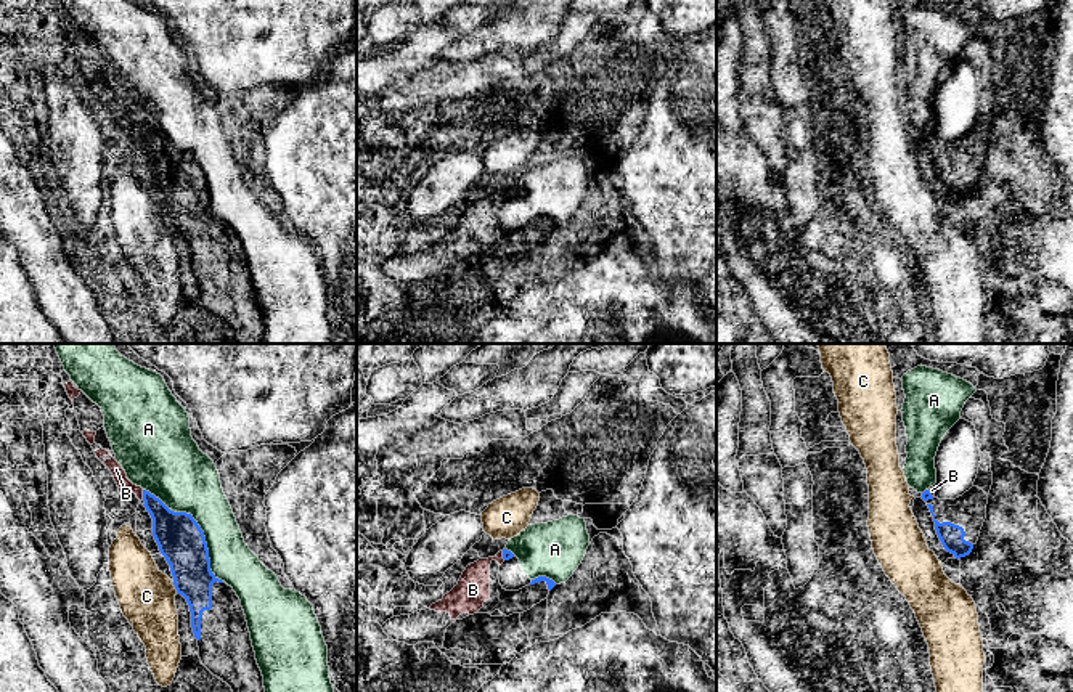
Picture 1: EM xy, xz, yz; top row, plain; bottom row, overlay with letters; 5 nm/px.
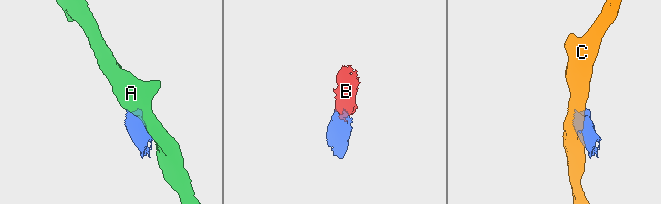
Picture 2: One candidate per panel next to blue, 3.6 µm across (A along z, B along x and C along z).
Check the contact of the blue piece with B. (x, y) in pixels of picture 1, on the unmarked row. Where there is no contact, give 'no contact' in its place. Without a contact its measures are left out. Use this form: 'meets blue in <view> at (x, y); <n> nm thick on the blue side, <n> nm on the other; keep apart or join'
meets blue in xy at (143, 135); 220 nm thick on the blue side, 70 nm on the other; join

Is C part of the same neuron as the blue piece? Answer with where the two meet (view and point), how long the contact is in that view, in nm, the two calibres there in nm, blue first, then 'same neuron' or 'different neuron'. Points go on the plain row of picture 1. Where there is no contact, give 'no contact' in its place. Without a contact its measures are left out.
xy (175, 228) | 40 nm | 240/280 nm | different neuron

